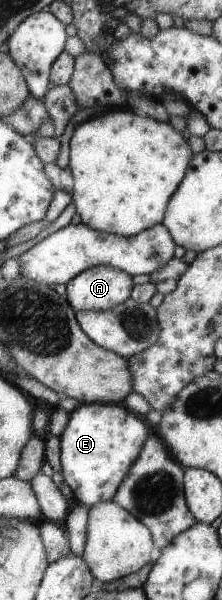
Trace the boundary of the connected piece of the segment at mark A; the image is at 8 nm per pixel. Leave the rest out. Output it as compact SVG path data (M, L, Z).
M91 266L68 283L67 296L73 309L107 311L132 298L133 276L113 266Z

